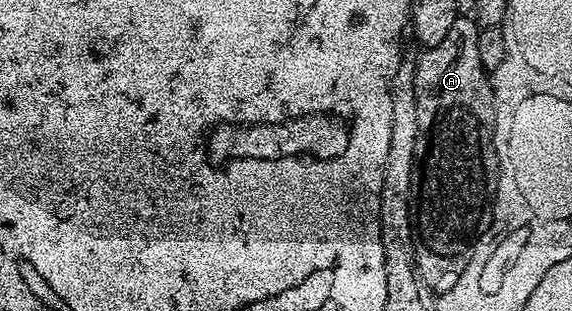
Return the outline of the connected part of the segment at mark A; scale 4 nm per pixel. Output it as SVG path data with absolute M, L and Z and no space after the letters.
M457 16L453 20L453 28L441 40L441 44L428 46L422 51L419 63L413 66L415 71L415 95L417 96L417 148L415 149L415 167L411 177L411 205L413 207L413 249L415 252L415 269L419 271L419 280L428 291L435 290L436 295L441 295L465 272L465 264L471 259L471 247L478 241L478 238L491 225L491 210L485 208L484 202L494 195L497 180L499 179L499 161L495 151L495 97L491 91L489 71L482 66L480 53L478 52L478 36L480 27L474 17Z

